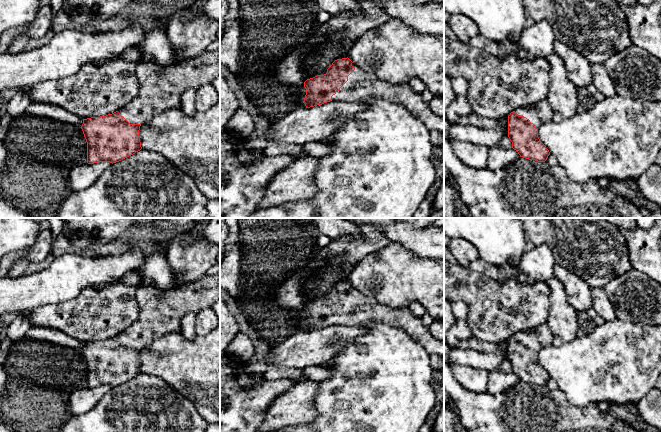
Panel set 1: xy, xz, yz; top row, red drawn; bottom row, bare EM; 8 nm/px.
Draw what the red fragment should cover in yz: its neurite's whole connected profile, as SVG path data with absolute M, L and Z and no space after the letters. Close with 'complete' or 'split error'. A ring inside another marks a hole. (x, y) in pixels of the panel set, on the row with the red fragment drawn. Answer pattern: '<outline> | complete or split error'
M548 100L515 109L508 116L508 137L512 148L520 157L538 162L545 162L549 150L538 137L539 126L552 120L553 111Z | split error

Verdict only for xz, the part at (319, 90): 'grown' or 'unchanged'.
grown

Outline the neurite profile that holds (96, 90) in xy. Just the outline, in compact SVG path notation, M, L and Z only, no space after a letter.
M118 57L99 64L85 64L76 74L63 79L36 83L29 89L28 95L33 103L54 104L87 119L118 111L134 100L139 91L136 63Z

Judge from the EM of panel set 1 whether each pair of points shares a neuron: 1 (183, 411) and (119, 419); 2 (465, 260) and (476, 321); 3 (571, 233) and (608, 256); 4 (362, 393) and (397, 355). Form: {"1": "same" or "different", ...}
{"1": "same", "2": "different", "3": "same", "4": "same"}

